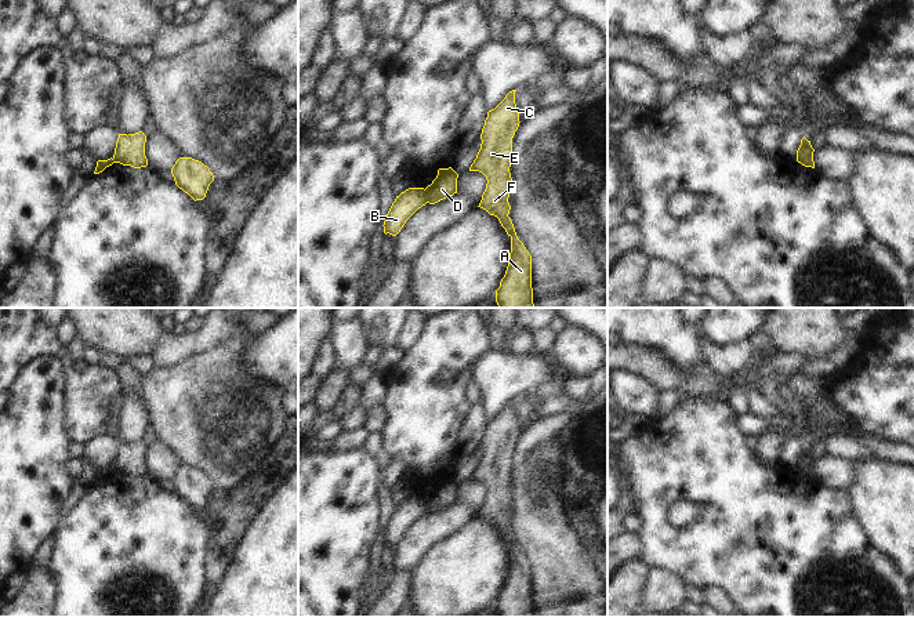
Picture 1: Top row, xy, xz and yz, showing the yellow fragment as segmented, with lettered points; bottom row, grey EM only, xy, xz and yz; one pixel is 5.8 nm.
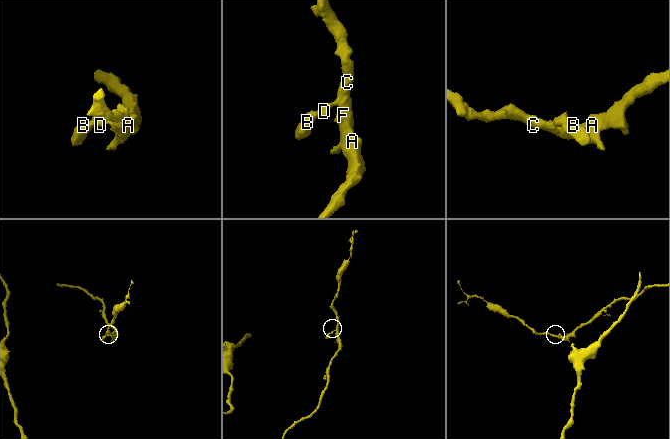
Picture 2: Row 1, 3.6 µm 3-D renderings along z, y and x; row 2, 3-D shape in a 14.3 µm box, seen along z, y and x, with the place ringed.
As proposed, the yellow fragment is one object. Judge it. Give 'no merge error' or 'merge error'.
merge error

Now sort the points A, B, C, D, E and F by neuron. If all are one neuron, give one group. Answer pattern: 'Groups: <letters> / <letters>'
Groups: A C D E F / B

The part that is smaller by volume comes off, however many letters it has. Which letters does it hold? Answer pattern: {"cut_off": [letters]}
{"cut_off": ["B"]}

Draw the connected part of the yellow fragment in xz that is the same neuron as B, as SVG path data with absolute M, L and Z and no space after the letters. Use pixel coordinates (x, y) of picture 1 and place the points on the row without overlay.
M409 497L396 505L392 512L385 530L384 542L396 545L406 530L422 515L427 513L427 501L424 497Z

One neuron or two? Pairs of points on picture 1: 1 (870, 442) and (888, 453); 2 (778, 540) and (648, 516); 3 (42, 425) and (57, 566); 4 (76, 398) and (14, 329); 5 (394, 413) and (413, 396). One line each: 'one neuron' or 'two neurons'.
1: one neuron
2: one neuron
3: two neurons
4: one neuron
5: one neuron

